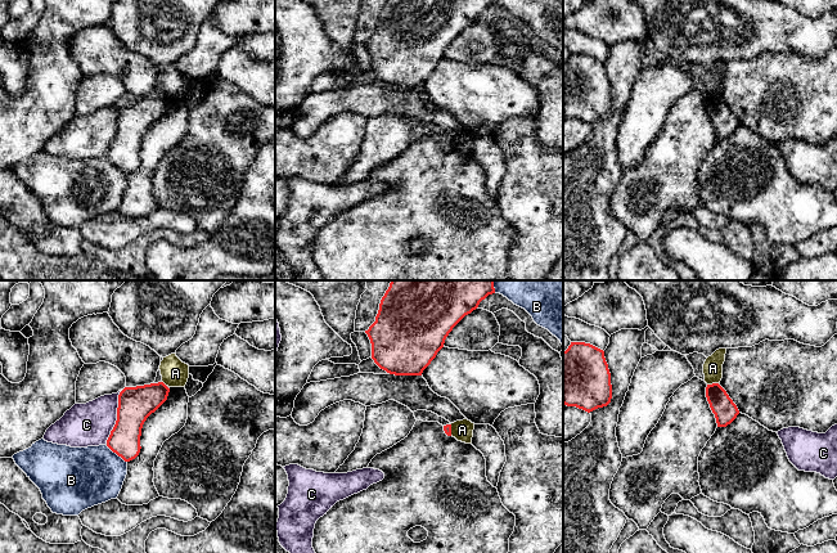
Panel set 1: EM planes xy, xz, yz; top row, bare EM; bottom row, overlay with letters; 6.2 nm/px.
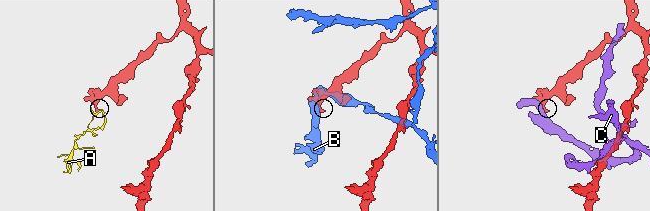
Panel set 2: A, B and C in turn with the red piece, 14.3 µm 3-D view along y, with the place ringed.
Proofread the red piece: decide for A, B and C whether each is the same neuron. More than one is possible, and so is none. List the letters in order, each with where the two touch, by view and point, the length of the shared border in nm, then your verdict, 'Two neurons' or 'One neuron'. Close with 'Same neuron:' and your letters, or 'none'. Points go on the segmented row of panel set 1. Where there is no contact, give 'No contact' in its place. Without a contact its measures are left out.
A: Touches red at yz (712, 383). Shared border 70 nm. Two neurons
B: Touches red at xy (116, 453). Shared border 180 nm. Two neurons
C: Touches red at xy (117, 417). Shared border 360 nm. Two neurons
Same neuron: none

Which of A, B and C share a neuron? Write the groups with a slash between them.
A / B / C

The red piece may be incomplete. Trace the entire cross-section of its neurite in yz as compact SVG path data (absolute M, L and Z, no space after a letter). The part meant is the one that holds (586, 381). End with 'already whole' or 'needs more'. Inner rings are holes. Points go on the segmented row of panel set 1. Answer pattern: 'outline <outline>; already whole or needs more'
outline M571 342L563 351L563 404L588 413L612 399L611 373L604 351L585 342Z; already whole

